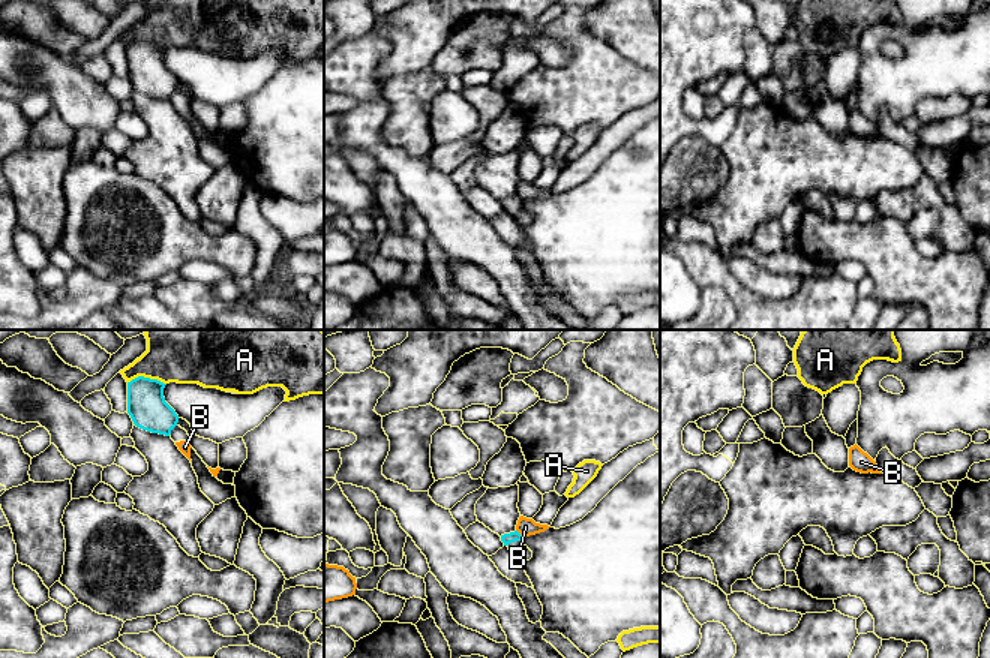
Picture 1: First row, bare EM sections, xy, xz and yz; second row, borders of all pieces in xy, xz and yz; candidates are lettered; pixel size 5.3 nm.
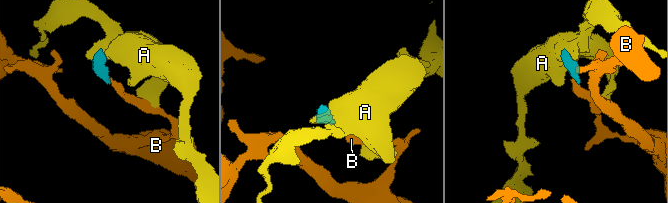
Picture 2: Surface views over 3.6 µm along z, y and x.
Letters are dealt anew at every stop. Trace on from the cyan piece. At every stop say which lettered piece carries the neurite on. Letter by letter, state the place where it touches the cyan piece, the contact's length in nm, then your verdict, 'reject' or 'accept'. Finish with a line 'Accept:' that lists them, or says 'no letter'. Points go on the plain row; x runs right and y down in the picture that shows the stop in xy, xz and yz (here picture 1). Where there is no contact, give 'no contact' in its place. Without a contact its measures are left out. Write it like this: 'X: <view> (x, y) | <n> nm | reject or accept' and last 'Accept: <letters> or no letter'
A: xy (147, 42) | 200 nm | reject
B: xz (518, 197) | 50 nm | reject
Accept: no letter

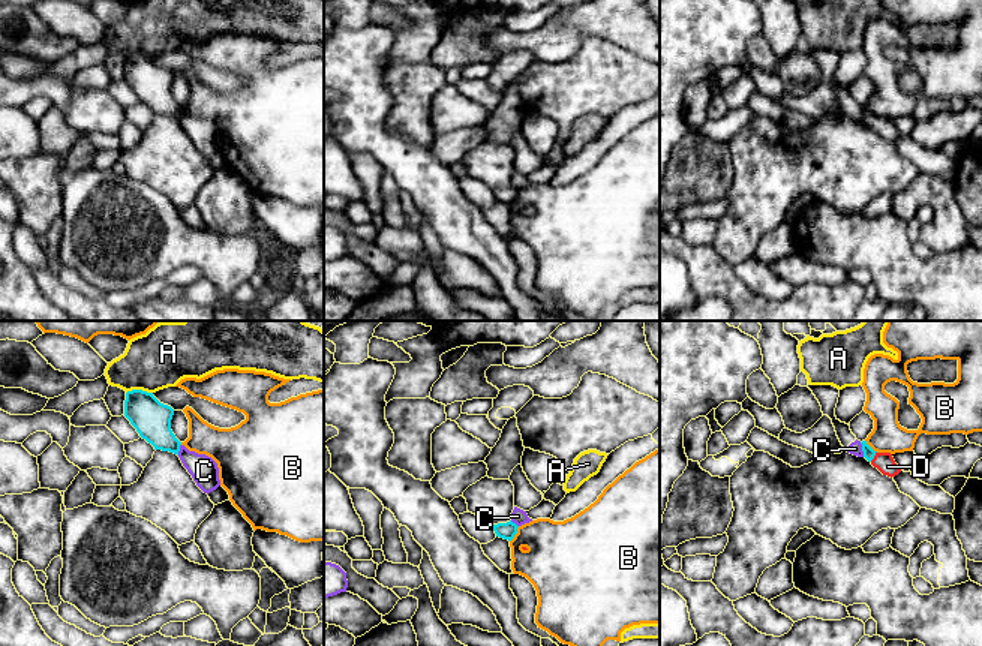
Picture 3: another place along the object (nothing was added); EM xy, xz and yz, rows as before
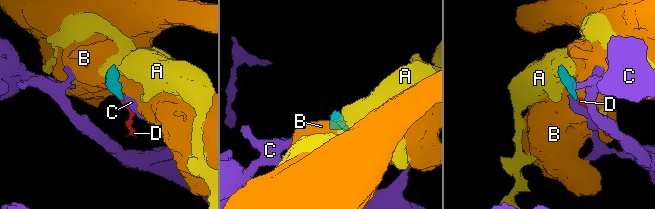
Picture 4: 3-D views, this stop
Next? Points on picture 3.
A: xy (138, 54) | 140 nm | reject
B: xz (516, 197) | 100 nm | reject
C: yz (862, 114) | 80 nm | reject
D: yz (874, 119) | 70 nm | accept
Accept: D

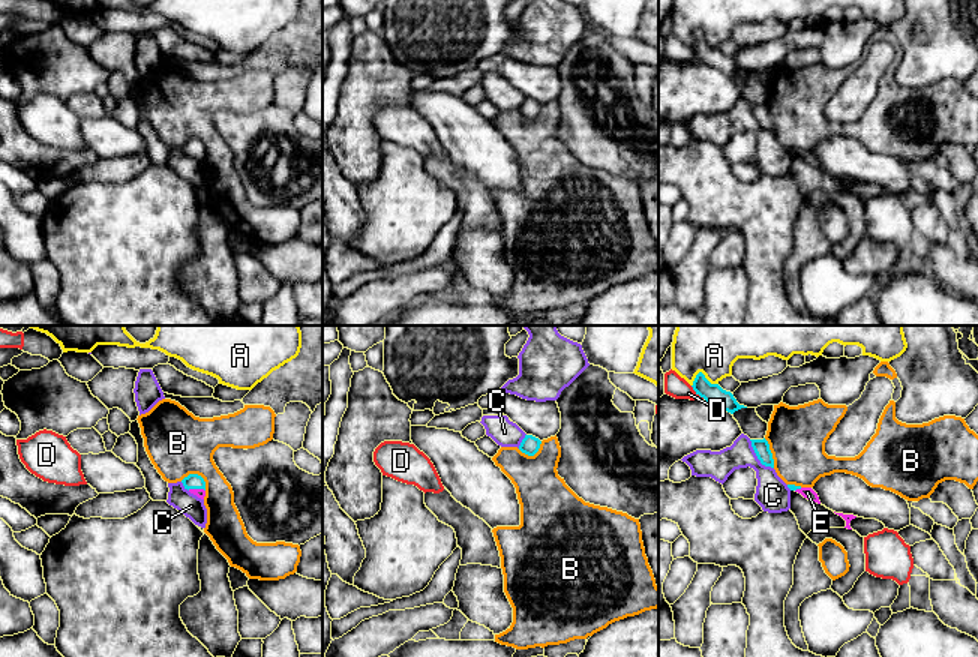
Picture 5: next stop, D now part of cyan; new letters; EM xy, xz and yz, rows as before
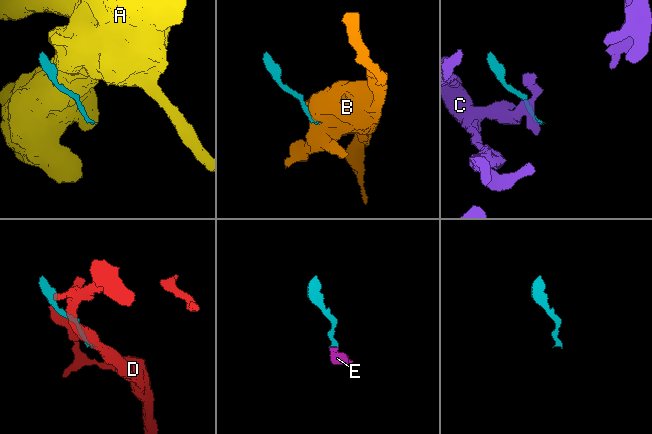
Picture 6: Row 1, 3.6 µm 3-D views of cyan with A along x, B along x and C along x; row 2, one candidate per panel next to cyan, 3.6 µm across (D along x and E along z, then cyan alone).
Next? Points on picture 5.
A: yz (704, 39) | 140 nm | reject
B: xy (197, 138) | 150 nm | reject
C: yz (758, 122) | 200 nm | reject
D: yz (698, 57) | 100 nm | reject
E: xy (197, 152) | 100 nm | accept
Accept: E

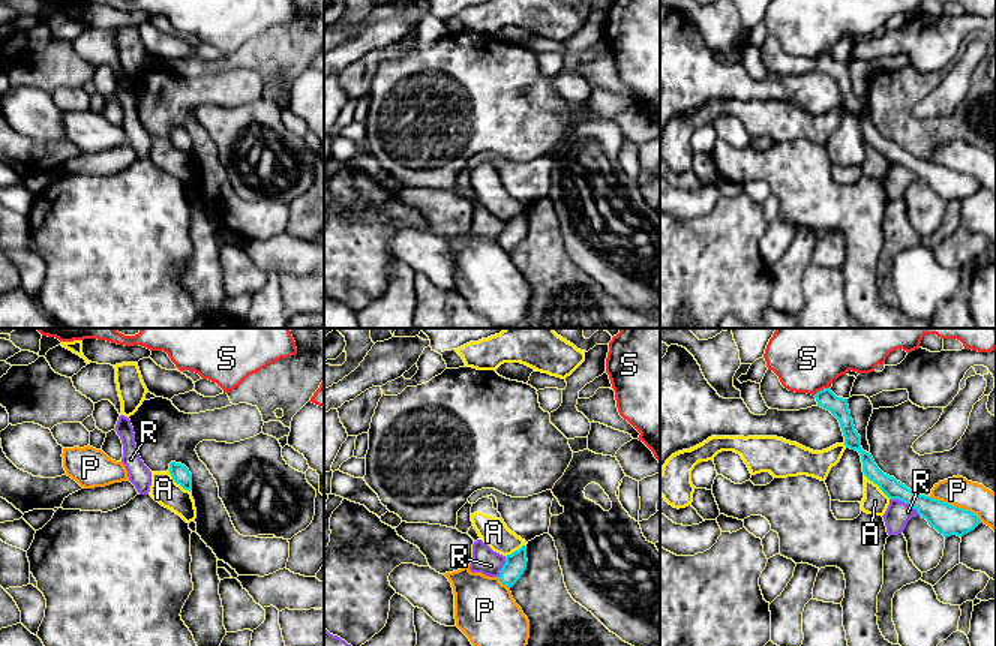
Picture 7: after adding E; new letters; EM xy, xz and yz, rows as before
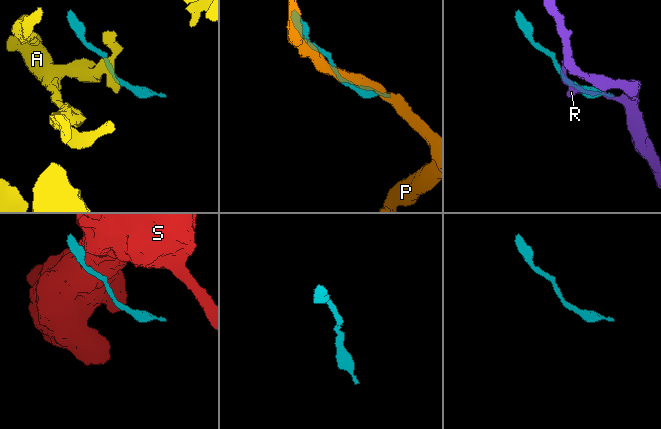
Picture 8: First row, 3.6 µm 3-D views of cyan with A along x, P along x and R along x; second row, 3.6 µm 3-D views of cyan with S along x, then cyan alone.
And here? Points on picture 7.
A: yz (878, 149) | 190 nm | reject
P: yz (956, 171) | 320 nm | reject
R: yz (905, 167) | 190 nm | reject
S: yz (821, 54) | 100 nm | reject
Accept: no letter

